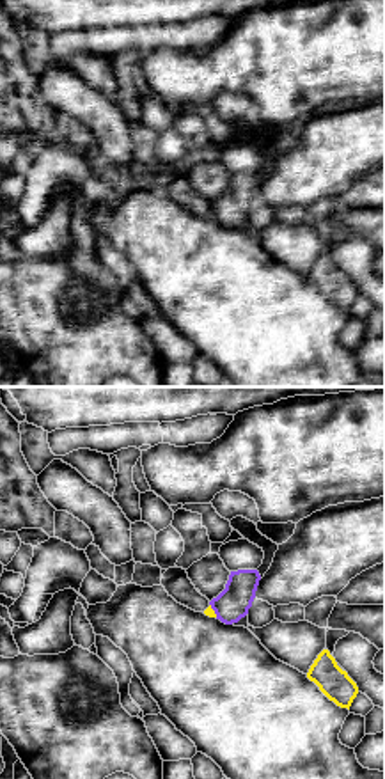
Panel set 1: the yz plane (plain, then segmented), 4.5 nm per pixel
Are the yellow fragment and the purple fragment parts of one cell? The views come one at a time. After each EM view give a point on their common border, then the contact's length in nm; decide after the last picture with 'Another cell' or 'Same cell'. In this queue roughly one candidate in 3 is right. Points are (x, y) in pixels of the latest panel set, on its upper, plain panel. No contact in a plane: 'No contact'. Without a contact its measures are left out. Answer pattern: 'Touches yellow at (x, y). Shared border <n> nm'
Touches yellow at (213, 213). Shared border 70 nm

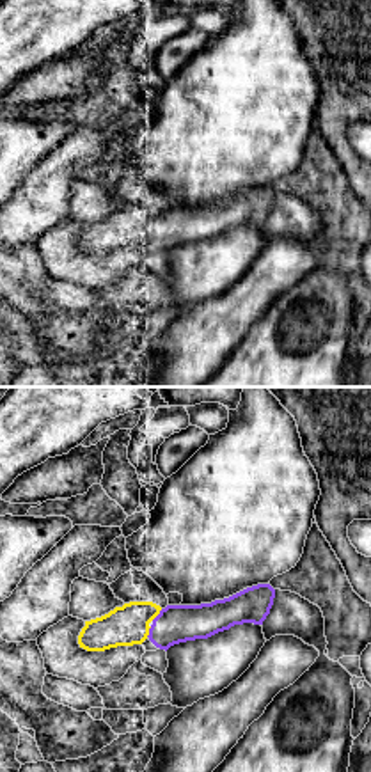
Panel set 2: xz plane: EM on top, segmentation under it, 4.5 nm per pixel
Touches yellow at (157, 217). Shared border 80 nm

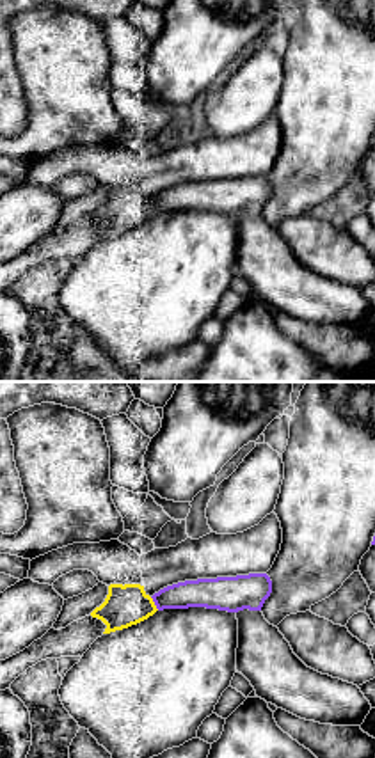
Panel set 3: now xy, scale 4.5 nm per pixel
Touches yellow at (153, 206). Shared border 80 nm

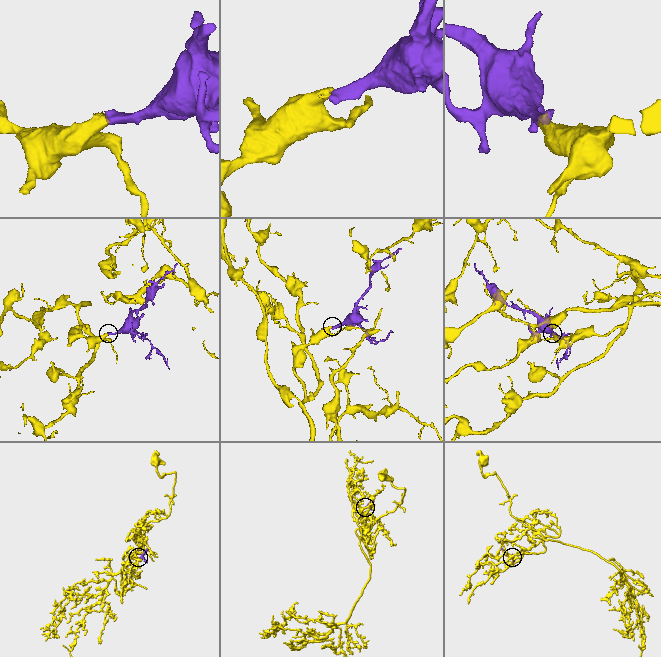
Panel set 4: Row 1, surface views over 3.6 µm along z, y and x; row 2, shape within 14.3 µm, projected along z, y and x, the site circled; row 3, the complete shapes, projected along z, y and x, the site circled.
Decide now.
Same cell

